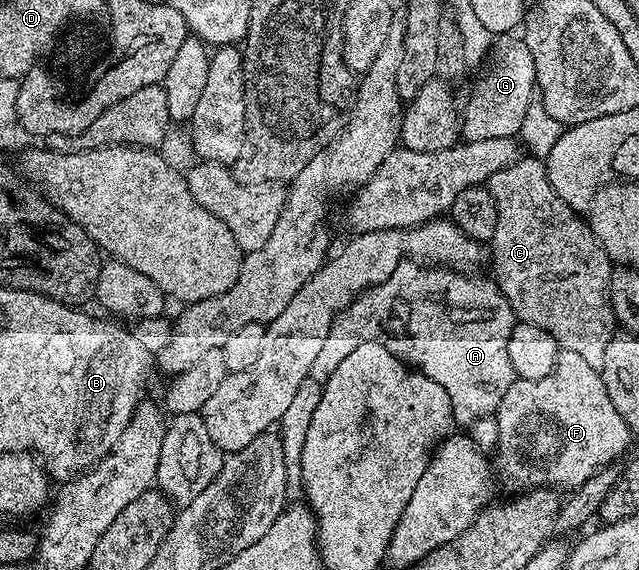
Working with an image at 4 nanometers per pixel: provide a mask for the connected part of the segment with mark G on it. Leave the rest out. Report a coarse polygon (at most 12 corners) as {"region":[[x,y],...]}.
{"region":[[498,35],[461,112],[466,141],[516,137],[535,96],[522,37]]}

